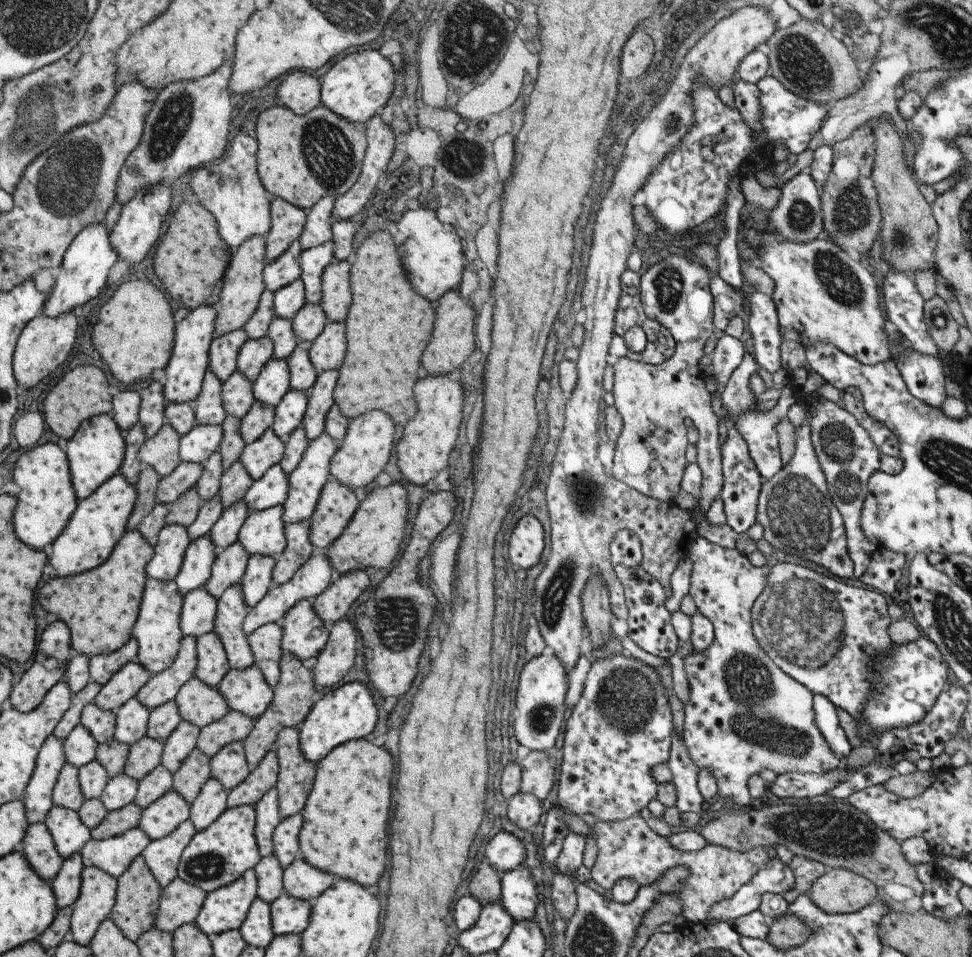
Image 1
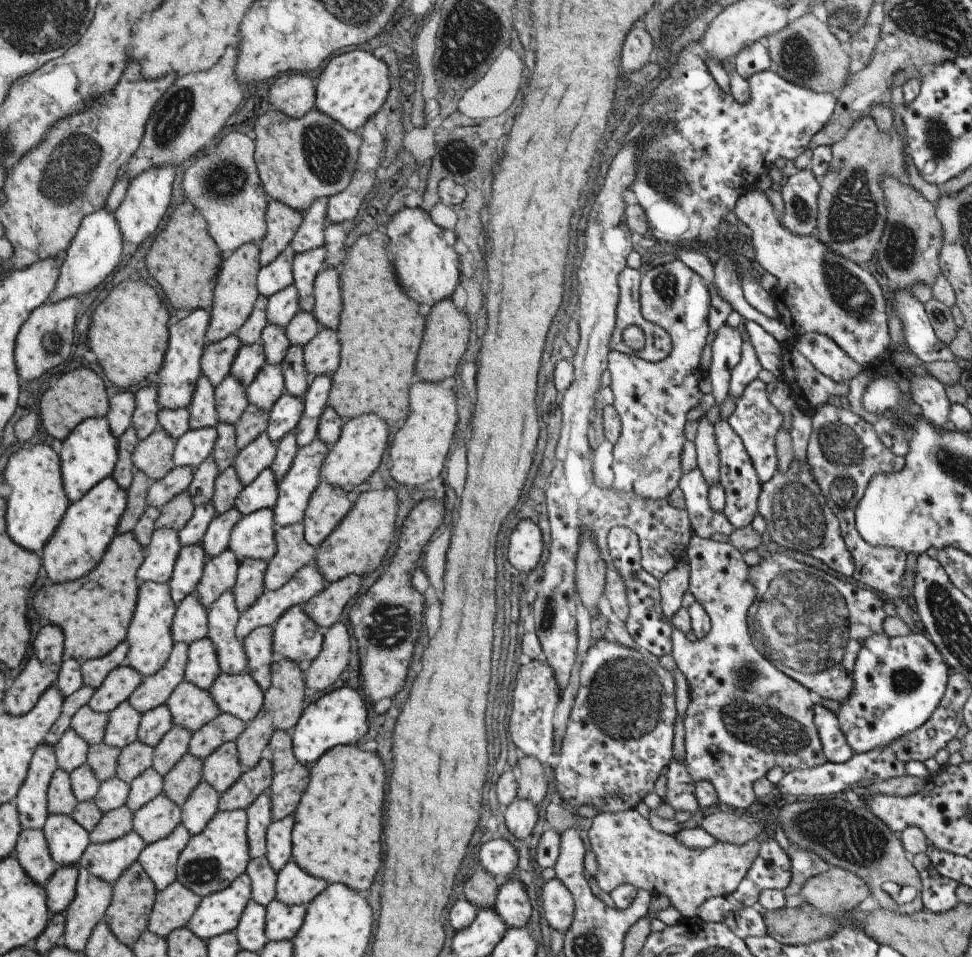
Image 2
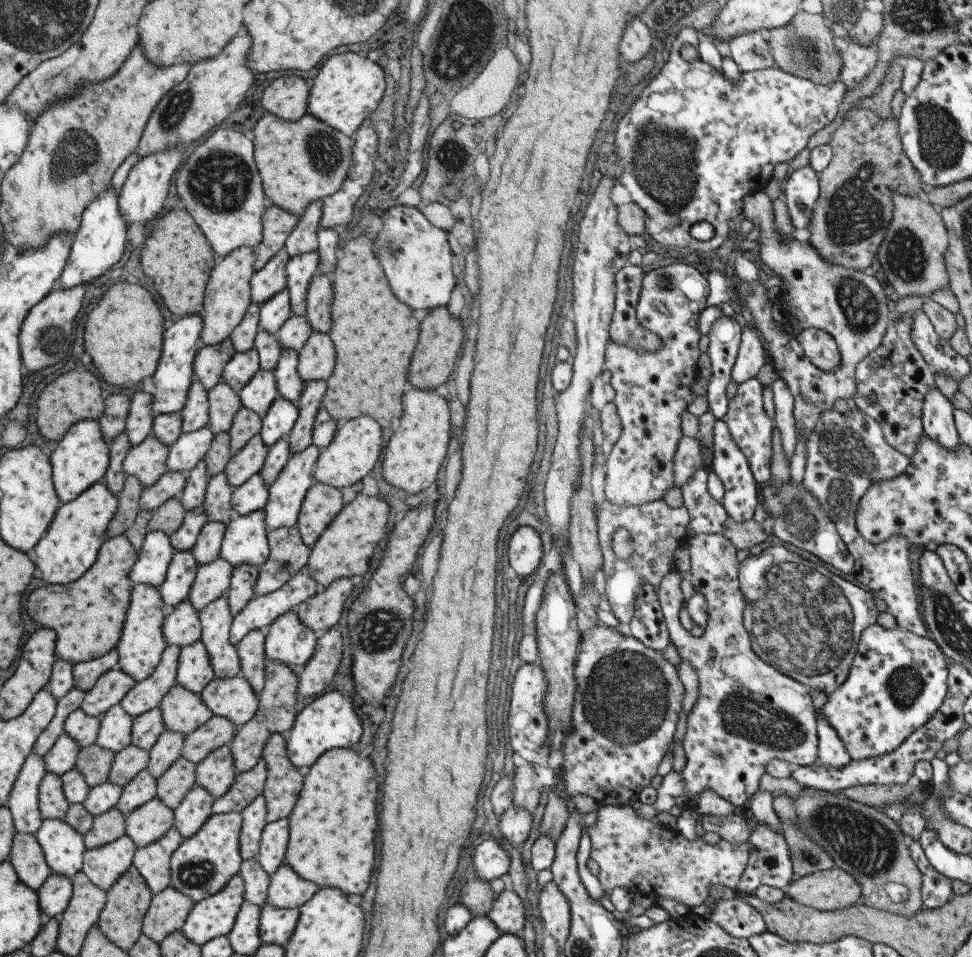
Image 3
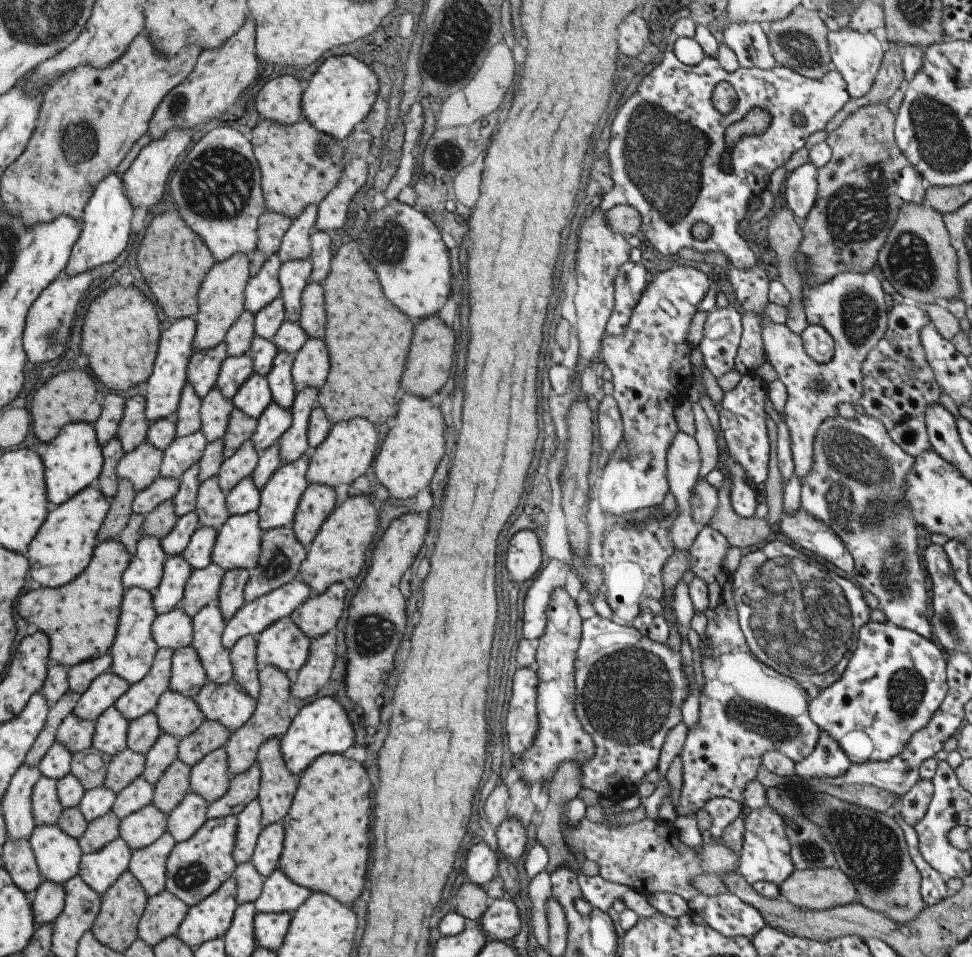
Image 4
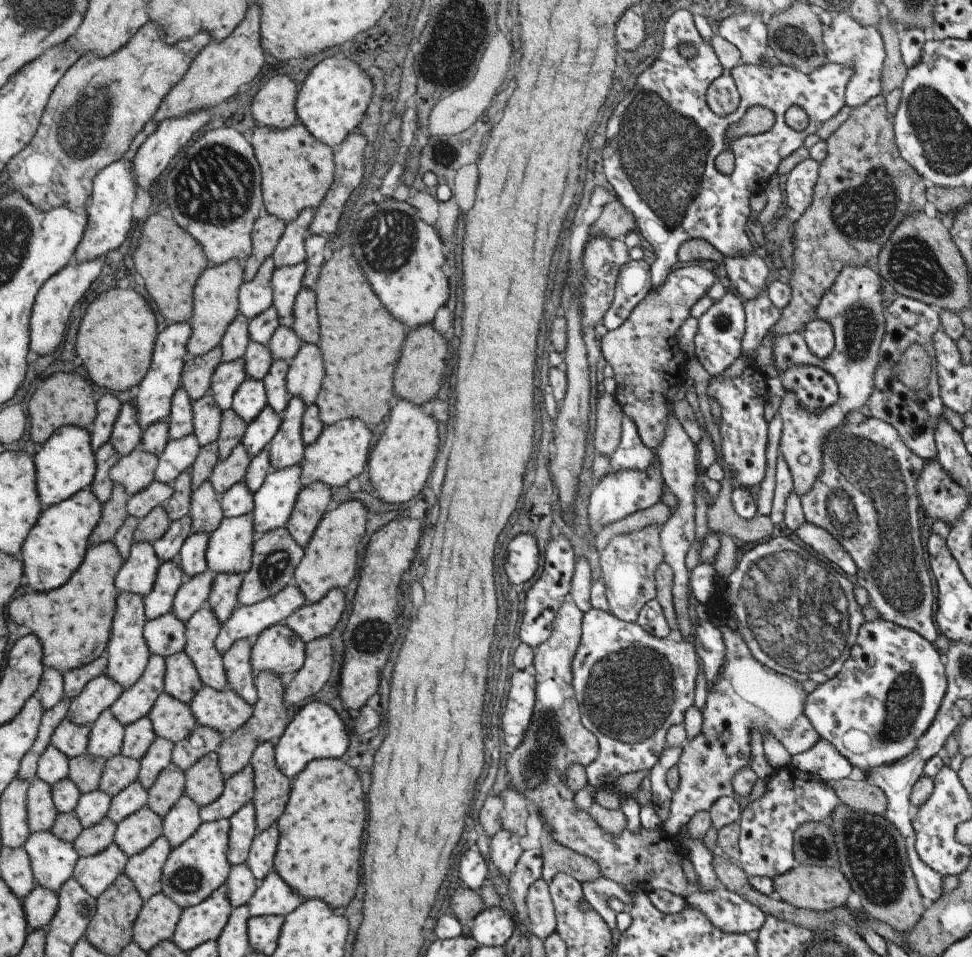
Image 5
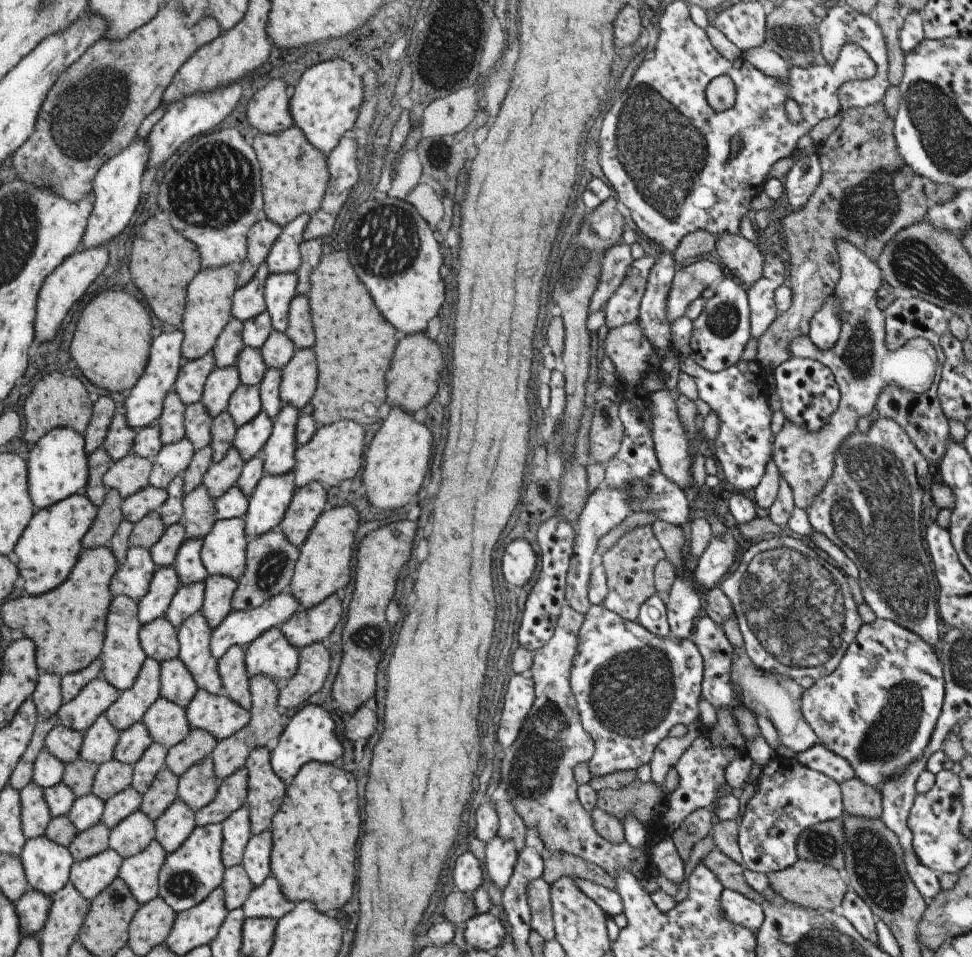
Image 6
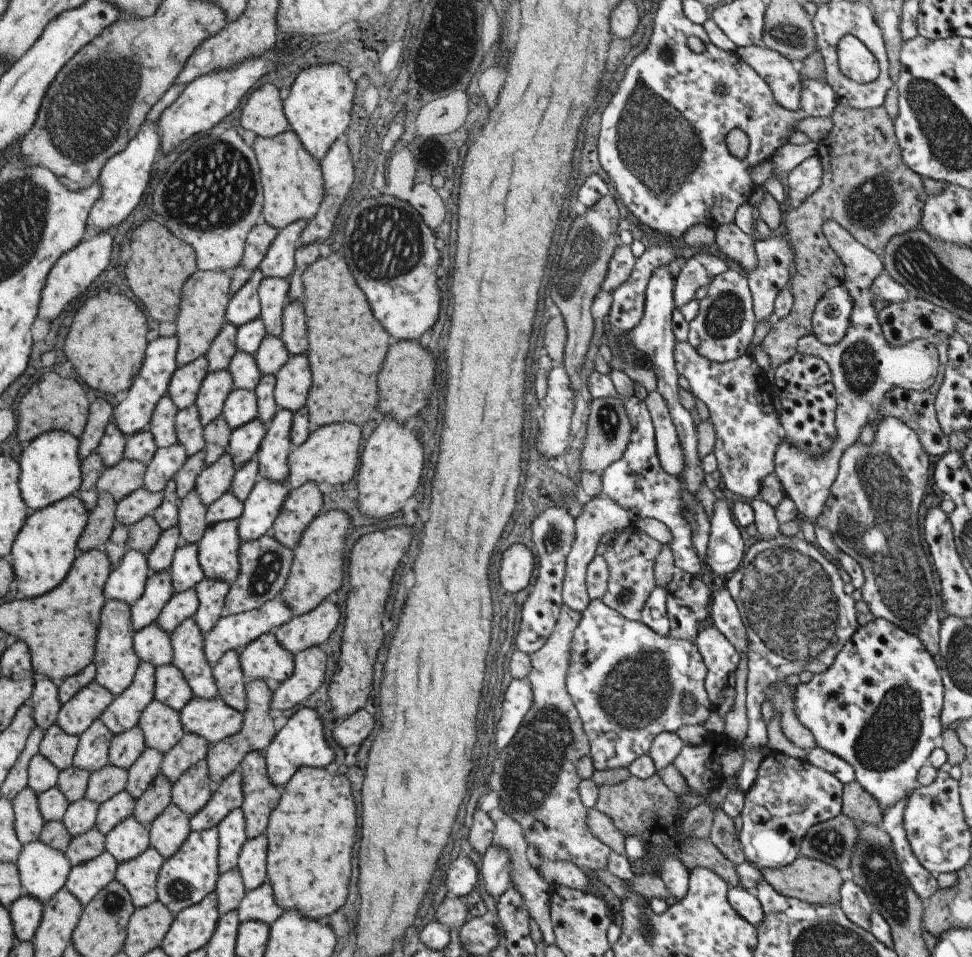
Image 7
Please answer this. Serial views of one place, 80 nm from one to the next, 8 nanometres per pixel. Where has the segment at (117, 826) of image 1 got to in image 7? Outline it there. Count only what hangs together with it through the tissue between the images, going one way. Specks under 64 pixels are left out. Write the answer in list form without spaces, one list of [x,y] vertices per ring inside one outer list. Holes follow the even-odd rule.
[[[93,826],[71,838],[64,853],[72,867],[99,856],[103,851],[104,834]]]

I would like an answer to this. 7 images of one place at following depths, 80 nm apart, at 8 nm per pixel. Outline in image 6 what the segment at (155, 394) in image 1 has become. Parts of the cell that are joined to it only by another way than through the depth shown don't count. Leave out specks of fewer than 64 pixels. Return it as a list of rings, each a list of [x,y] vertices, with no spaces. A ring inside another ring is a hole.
[[[114,412],[101,447],[114,462],[131,452],[135,435],[136,431],[127,426],[124,412]]]

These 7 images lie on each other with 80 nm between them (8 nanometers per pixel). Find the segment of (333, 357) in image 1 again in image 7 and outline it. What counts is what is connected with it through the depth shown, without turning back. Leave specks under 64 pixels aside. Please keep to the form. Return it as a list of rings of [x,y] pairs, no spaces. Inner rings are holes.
[[[305,354],[291,355],[274,377],[276,383],[273,396],[277,408],[290,410],[292,413],[299,410],[306,403],[311,386],[311,374]]]

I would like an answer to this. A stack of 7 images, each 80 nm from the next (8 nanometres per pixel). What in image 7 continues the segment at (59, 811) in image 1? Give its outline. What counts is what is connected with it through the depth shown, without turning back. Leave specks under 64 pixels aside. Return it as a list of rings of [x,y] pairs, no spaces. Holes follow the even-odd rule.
[[[39,840],[21,846],[15,863],[23,894],[39,899],[42,904],[64,886],[71,867],[65,853]]]

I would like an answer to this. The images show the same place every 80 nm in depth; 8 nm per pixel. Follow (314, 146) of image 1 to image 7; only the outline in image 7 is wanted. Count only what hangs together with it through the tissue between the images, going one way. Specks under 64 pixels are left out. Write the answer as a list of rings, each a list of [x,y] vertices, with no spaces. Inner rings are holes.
[[[290,128],[269,138],[257,135],[253,140],[253,152],[260,174],[264,222],[282,229],[297,219],[308,221],[317,212],[323,198],[320,161],[303,148]]]

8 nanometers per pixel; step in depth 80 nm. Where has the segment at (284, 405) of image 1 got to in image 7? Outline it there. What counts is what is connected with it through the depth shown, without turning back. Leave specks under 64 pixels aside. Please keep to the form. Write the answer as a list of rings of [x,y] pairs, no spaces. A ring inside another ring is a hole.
[[[255,418],[231,431],[228,438],[227,453],[231,455],[235,466],[254,458],[261,439],[266,433],[266,424]]]

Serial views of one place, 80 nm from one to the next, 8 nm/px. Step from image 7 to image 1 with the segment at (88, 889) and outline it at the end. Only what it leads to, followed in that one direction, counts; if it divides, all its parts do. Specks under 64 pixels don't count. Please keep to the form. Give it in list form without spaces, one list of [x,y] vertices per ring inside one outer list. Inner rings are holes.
[[[133,827],[119,836],[106,839],[89,839],[79,852],[84,867],[97,867],[117,878],[132,863],[133,858],[142,854],[142,850],[150,843],[150,838],[139,828]]]

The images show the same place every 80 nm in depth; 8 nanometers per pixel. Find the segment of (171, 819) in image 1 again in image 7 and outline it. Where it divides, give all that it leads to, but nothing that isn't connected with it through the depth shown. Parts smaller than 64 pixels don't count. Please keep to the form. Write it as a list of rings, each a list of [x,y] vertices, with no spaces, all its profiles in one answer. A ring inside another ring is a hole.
[[[129,816],[118,822],[104,836],[104,850],[118,862],[139,856],[148,844],[148,827]]]

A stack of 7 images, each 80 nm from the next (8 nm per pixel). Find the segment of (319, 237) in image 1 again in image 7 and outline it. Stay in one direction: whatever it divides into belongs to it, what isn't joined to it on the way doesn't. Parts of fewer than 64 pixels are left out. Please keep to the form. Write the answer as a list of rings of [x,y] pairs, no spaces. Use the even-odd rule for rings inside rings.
[[[294,220],[278,233],[271,241],[258,269],[264,277],[288,278],[294,269],[294,252],[300,245],[300,234],[306,220]]]

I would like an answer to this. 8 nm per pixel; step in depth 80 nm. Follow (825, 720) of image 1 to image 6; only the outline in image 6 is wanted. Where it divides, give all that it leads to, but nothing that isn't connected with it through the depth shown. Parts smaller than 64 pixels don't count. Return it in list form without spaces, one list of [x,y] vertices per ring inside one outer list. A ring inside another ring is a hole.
[[[819,742],[806,751],[797,753],[794,759],[808,769],[827,775],[836,783],[845,782],[854,776],[851,765],[845,759]]]

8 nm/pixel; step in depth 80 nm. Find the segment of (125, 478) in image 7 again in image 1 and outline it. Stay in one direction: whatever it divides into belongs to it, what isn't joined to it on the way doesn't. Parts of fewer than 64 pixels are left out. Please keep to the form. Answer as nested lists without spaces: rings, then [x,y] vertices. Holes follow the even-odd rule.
[[[163,424],[157,433],[146,439],[137,450],[137,460],[143,466],[155,470],[159,478],[163,478],[180,464],[177,450],[180,436],[169,426]]]

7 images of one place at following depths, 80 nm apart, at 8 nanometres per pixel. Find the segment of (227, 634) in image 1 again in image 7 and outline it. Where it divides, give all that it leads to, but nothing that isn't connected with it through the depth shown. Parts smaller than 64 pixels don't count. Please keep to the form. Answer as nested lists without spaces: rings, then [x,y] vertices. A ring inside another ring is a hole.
[[[193,617],[180,622],[170,633],[172,665],[185,677],[193,696],[210,699],[216,694],[212,667],[203,652],[204,635]]]

